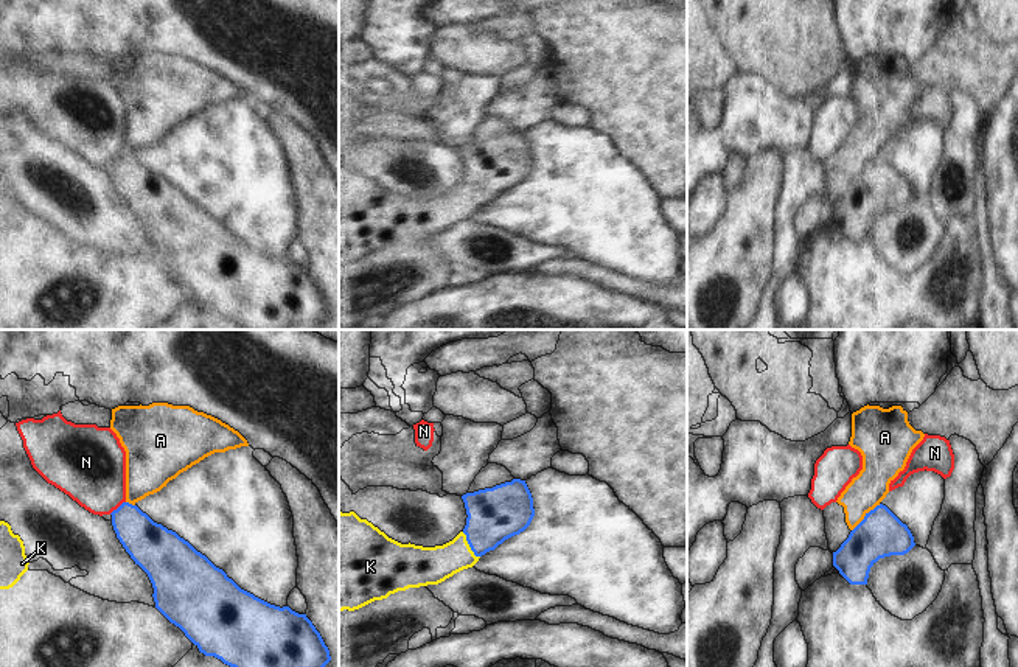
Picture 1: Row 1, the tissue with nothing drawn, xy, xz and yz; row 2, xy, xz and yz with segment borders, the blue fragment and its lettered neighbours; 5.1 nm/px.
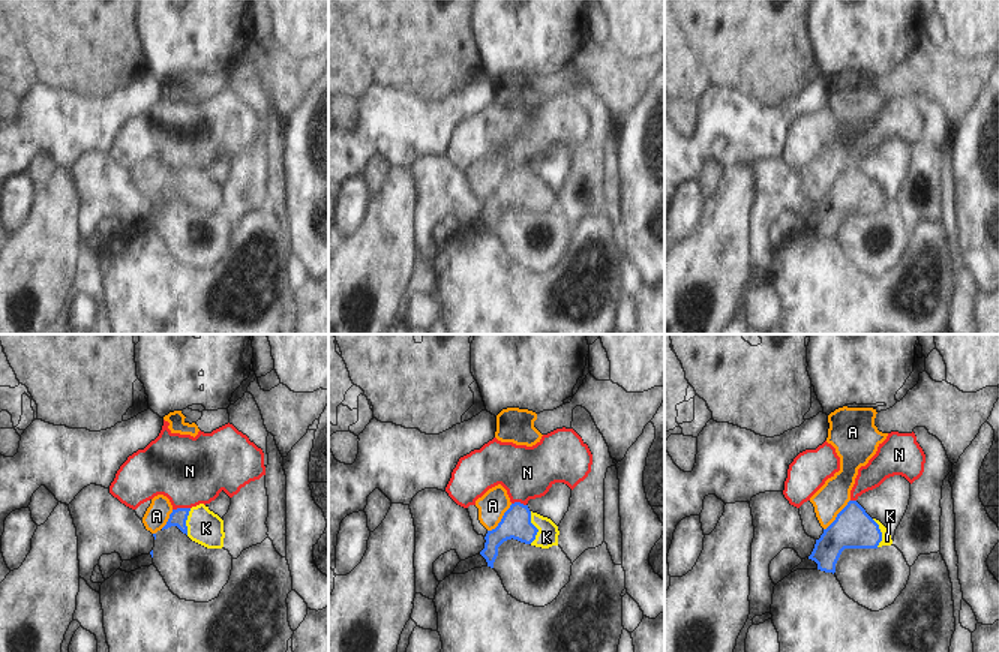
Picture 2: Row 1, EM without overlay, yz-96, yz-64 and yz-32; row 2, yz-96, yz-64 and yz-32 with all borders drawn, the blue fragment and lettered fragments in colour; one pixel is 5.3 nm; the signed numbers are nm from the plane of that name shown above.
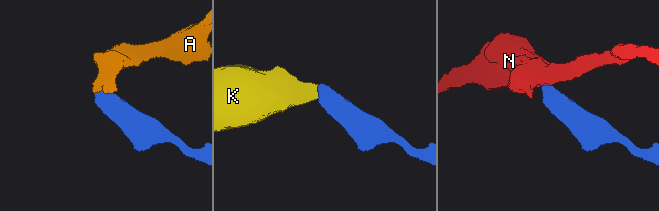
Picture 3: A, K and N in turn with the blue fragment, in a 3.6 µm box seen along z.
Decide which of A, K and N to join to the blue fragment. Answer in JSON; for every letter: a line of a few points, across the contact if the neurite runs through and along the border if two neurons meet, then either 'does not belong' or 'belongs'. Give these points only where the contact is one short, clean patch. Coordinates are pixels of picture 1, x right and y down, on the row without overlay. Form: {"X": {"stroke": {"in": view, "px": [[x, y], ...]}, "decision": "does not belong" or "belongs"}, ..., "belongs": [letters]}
{"A": {"stroke": {"in": "yz", "px": [[880, 156], [852, 182]]}, "decision": "does not belong"}, "K": {"stroke": {"in": "xz", "px": [[498, 165], [470, 198], [460, 206], [426, 218]]}, "decision": "belongs"}, "N": {"stroke": {"in": "xy", "px": [[125, 153], [109, 165]]}, "decision": "does not belong"}, "belongs": ["K"]}

